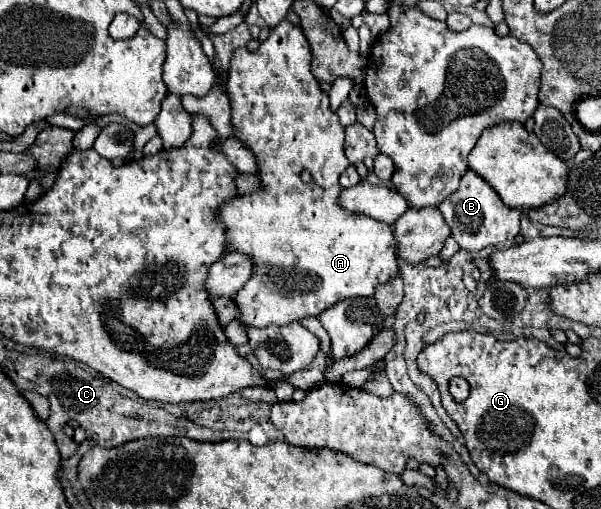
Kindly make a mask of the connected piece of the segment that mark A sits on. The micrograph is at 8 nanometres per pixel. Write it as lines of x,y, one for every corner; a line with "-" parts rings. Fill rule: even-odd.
282,20
278,26
274,26
270,30
268,40
260,42
258,50
248,50
248,48
236,48
232,52
232,60
230,60
230,68
226,70
226,92
230,96
230,108
232,108
232,136
236,136
236,140
240,140
246,148
250,148
250,152
256,158
258,164
258,180
260,186
254,194
244,194
244,196
234,196
228,198
214,214
216,220
224,224
224,234
226,234
226,250
228,252
242,252
248,254
248,258
252,260
252,276
250,280
236,292
236,296
232,298
236,308
238,308
238,320
244,328
268,328
268,326
290,326
292,322
300,322
304,318
318,318
324,310
328,310
330,306
338,304
340,300
346,298
356,298
356,296
372,296
374,288
378,284
384,284
388,280
392,280
398,274
398,262
396,262
396,252
394,252
394,238
392,238
392,226
380,220
374,220
370,216
364,214
352,214
348,212
344,206
340,206
340,192
344,190
340,186
340,174
350,166
346,154
344,154
344,126
338,120
338,114
332,112
330,102
328,102
328,94
320,88
320,84
316,82
316,78
310,72
310,46
308,40
304,38
300,26
292,26
288,20
-
302,172
310,174
310,180
304,182
302,180

